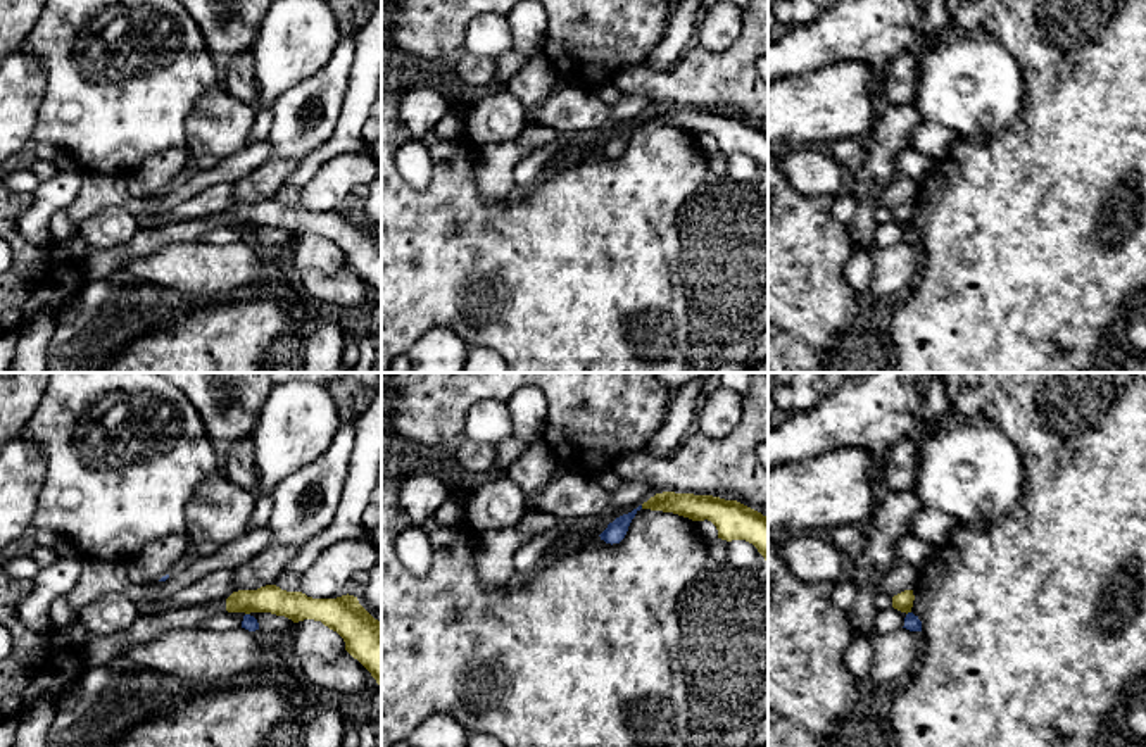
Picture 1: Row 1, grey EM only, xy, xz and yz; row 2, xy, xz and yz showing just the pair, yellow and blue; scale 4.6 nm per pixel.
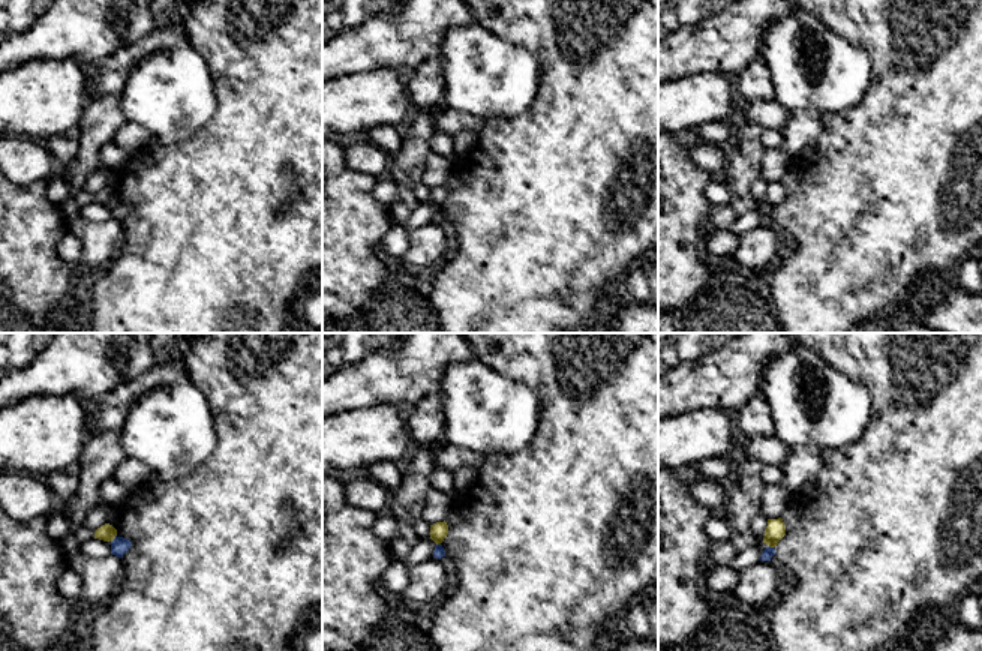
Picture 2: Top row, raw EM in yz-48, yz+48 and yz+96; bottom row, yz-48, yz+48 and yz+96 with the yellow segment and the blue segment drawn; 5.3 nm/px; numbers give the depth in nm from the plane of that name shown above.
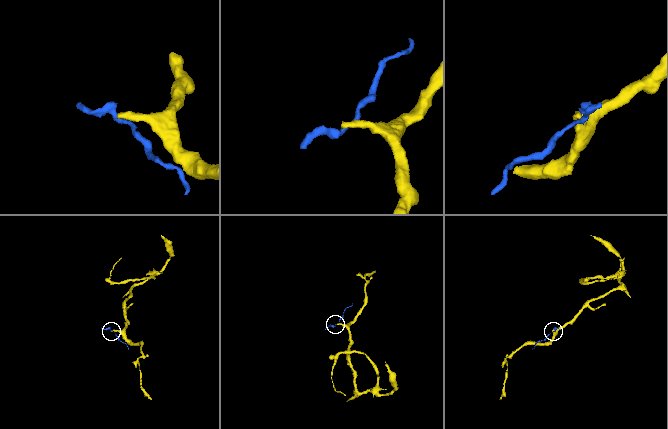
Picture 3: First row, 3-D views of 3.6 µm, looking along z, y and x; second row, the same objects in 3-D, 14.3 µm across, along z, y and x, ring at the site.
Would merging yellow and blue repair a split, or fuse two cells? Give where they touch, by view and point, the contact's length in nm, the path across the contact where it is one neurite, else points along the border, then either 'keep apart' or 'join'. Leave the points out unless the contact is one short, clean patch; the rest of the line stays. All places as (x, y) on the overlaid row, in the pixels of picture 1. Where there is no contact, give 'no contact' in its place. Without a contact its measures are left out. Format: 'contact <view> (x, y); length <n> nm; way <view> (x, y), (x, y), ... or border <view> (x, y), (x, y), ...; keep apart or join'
contact xy (247, 613); length 30 nm; border xy (245, 613), (249, 615); keep apart

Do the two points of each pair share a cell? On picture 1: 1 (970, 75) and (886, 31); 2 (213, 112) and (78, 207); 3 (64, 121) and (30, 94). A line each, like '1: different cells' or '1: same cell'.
1: different cells
2: different cells
3: different cells

